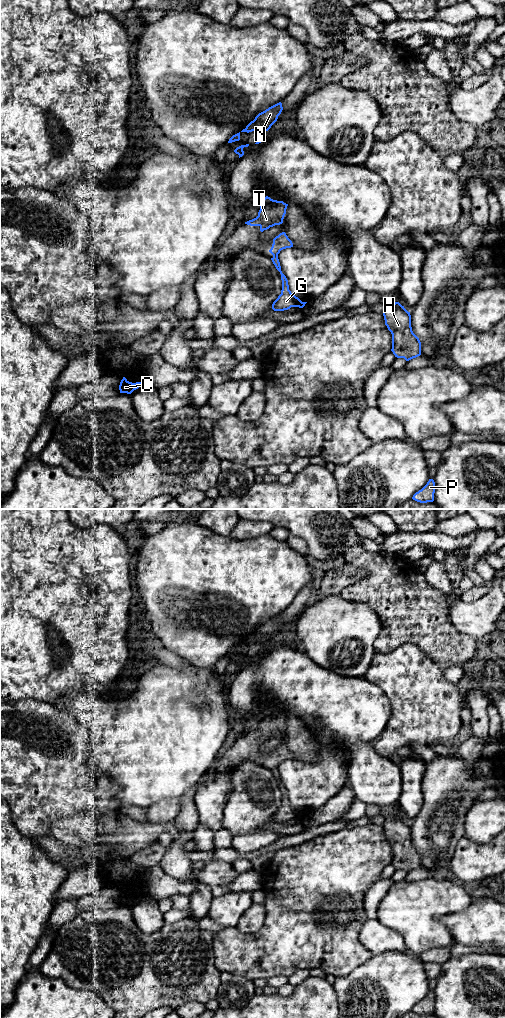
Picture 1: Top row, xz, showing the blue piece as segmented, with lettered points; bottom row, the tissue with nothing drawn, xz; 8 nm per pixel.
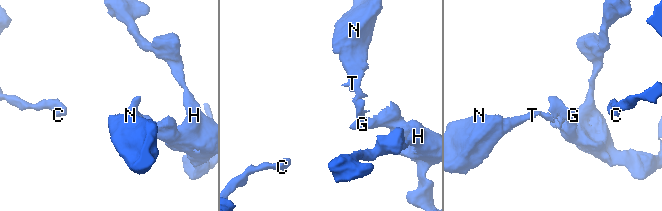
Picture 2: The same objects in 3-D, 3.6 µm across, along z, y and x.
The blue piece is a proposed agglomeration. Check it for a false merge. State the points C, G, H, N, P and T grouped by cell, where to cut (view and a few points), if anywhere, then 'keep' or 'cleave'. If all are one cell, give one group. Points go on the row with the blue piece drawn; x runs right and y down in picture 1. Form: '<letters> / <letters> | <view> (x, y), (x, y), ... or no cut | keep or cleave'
C G H N P T | no cut | keep

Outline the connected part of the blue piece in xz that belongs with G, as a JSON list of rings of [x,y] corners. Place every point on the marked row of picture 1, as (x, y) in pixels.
[[[282,232],[273,239],[272,247],[269,250],[269,252],[273,255],[271,260],[275,265],[276,269],[280,272],[282,280],[281,294],[272,304],[272,309],[274,311],[284,311],[290,309],[291,307],[303,308],[307,303],[302,302],[289,290],[288,280],[281,271],[278,254],[280,253],[281,250],[291,247],[293,247],[292,241],[288,238],[285,232]]]

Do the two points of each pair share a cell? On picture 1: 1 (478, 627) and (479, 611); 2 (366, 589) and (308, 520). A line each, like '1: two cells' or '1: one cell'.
1: one cell
2: two cells

